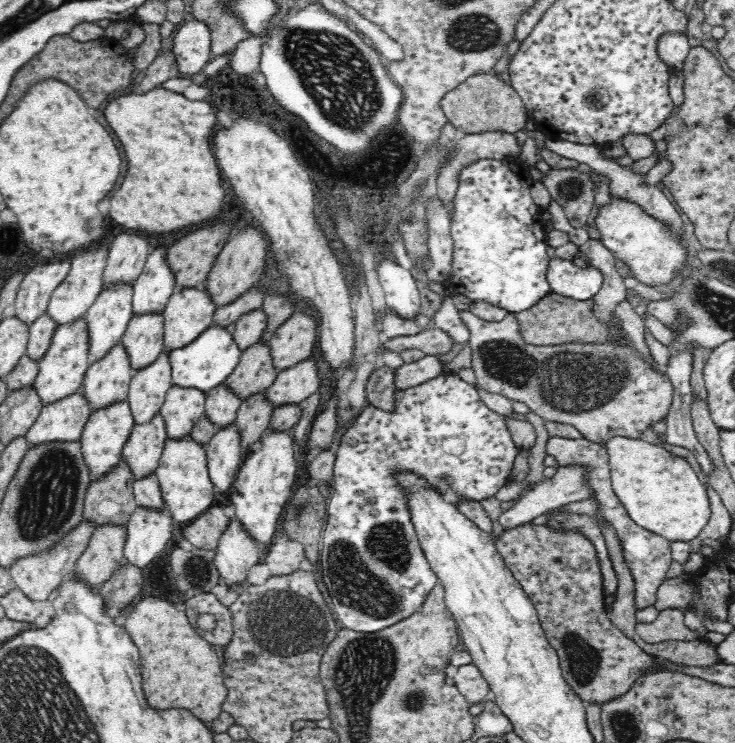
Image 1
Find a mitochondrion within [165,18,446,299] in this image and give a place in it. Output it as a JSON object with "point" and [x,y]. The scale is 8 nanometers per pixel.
{"point":[332,70]}

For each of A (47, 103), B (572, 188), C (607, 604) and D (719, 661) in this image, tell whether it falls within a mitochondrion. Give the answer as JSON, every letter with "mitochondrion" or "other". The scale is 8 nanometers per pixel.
{"A":"other","B":"mitochondrion","C":"other","D":"other"}

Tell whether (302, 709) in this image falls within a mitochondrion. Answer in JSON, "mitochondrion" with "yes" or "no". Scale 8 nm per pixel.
{"mitochondrion":"no"}

